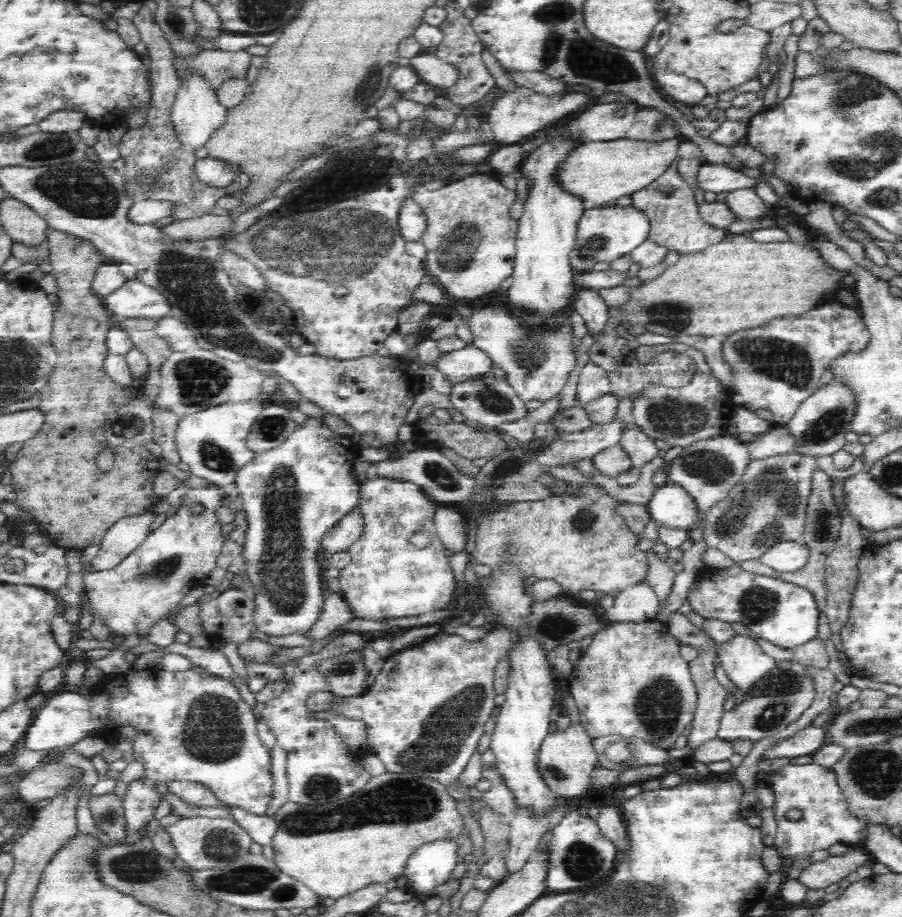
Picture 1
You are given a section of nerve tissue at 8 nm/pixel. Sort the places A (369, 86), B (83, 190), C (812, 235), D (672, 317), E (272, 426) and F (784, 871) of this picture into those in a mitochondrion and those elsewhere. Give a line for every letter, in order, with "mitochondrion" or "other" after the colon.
A: mitochondrion
B: mitochondrion
C: other
D: mitochondrion
E: mitochondrion
F: other

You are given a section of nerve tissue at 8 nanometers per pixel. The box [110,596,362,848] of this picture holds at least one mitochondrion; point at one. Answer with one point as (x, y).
(212, 732)

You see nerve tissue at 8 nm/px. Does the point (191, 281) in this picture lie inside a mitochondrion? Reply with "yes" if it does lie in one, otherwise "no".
yes

